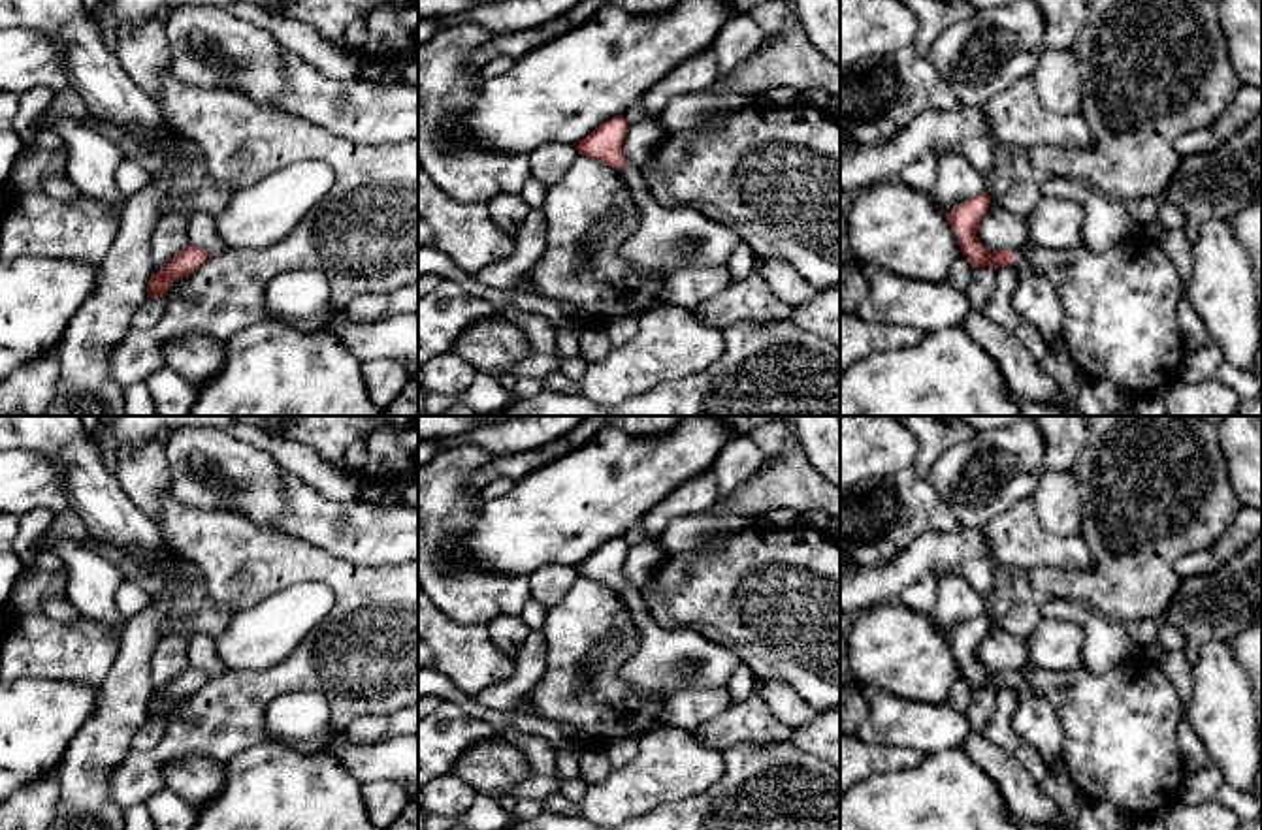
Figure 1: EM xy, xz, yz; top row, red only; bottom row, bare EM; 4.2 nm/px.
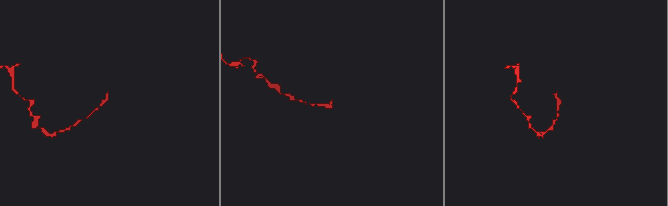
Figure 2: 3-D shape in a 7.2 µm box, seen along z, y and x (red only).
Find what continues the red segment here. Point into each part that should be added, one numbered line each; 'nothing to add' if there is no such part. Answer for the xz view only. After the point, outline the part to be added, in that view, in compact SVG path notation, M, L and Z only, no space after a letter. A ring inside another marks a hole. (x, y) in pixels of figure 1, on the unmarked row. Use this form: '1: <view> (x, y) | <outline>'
1: xz (667, 659) | M640 589L620 593L631 623L640 632L639 651L622 666L620 678L640 694L671 694L695 681L727 687L742 657L693 629L663 629L646 606Z

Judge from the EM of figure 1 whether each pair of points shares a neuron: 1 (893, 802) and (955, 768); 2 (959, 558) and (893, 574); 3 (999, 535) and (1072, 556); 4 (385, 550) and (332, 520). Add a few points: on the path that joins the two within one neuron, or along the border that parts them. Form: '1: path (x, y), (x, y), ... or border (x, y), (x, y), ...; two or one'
1: path (908, 802), (922, 802), (940, 783); one
2: path (942, 558), (920, 558), (910, 565); one
3: path (1018, 541), (1053, 552); one
4: path (372, 537), (362, 531), (345, 529); one

